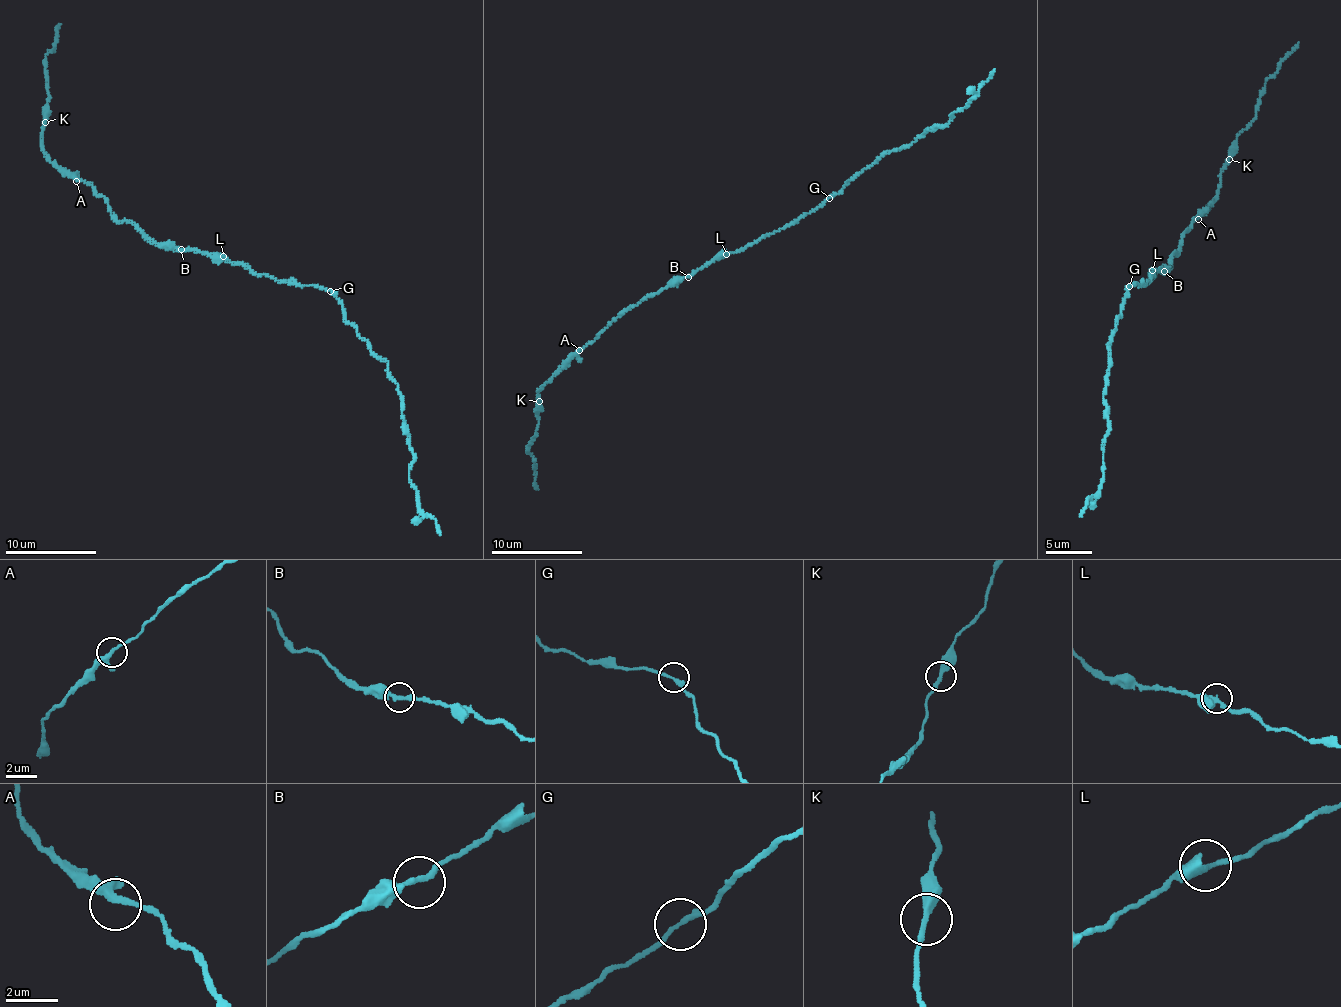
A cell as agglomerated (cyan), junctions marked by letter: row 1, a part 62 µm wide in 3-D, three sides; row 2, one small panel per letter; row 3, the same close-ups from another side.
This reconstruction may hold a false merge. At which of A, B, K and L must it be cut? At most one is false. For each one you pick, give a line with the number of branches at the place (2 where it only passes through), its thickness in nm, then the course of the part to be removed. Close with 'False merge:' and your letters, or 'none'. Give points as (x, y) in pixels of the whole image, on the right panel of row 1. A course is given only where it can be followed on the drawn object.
False merge: none

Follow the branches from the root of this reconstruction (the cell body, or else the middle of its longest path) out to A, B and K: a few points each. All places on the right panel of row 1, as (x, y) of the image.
A: (1154, 275), (1170, 265), (1168, 260), (1177, 252), (1182, 234), (1198, 219)
B: (1154, 275), (1151, 276), (1157, 270), (1164, 271)
K: (1154, 275), (1170, 265), (1168, 260), (1177, 252), (1182, 234), (1214, 200), (1221, 184), (1221, 169), (1229, 159)

